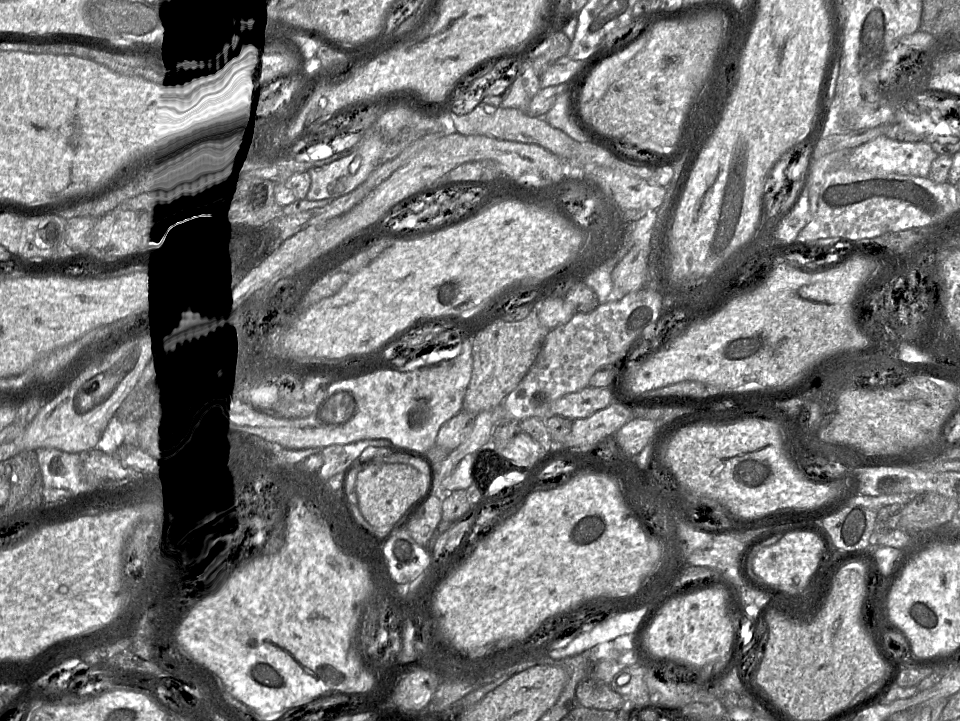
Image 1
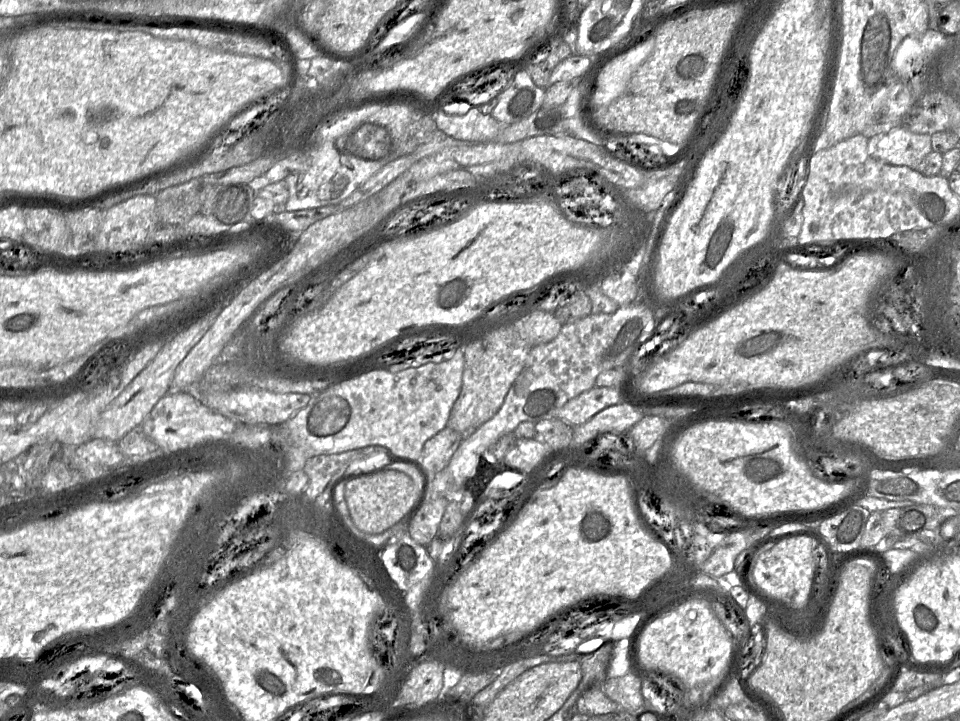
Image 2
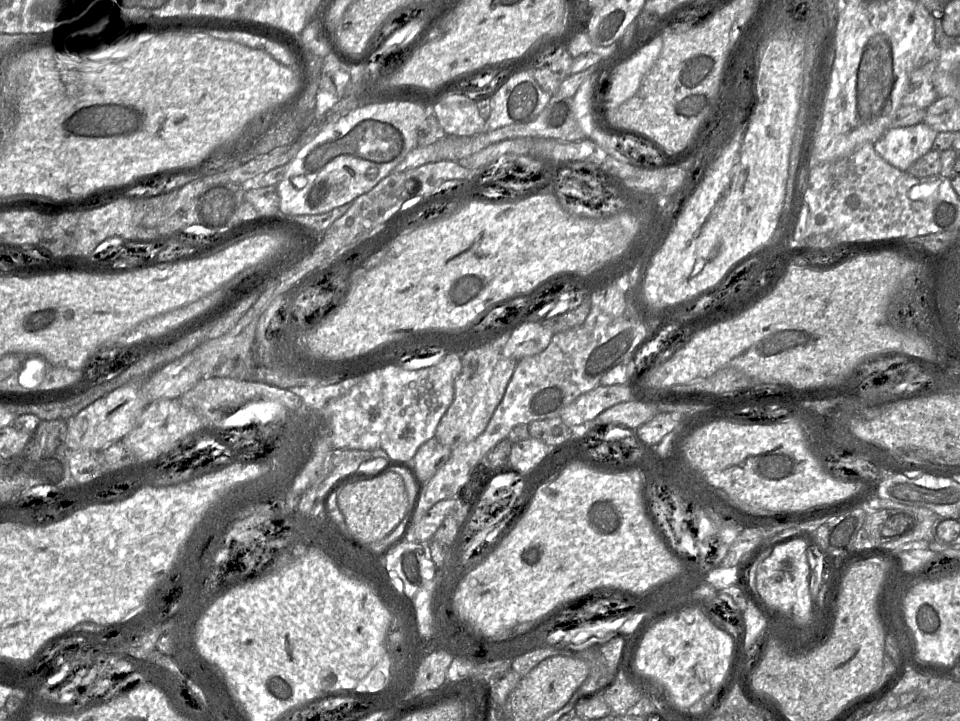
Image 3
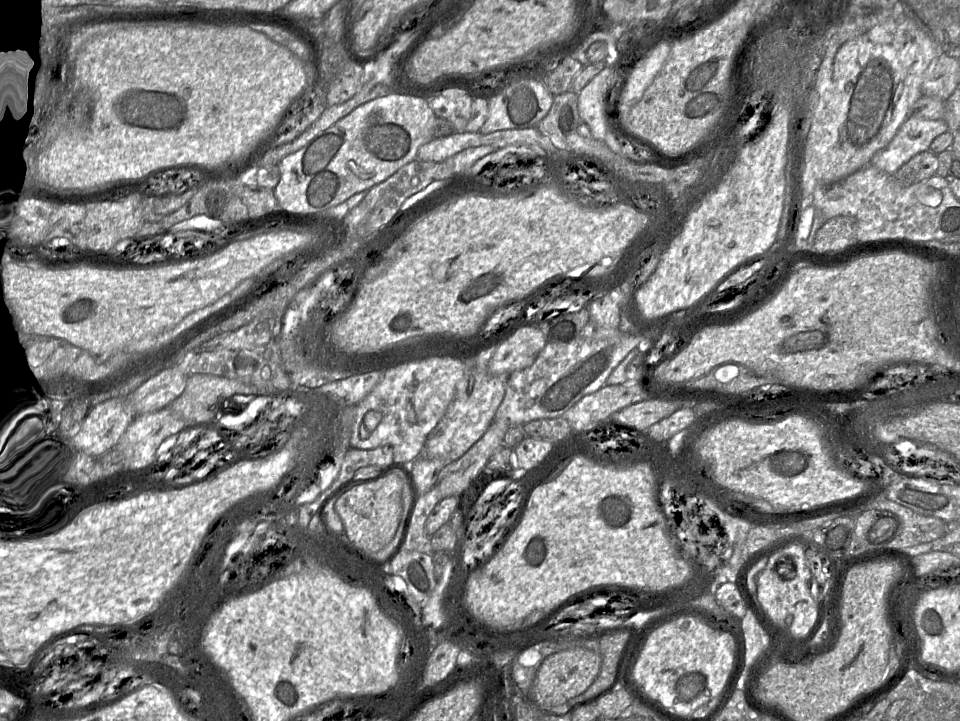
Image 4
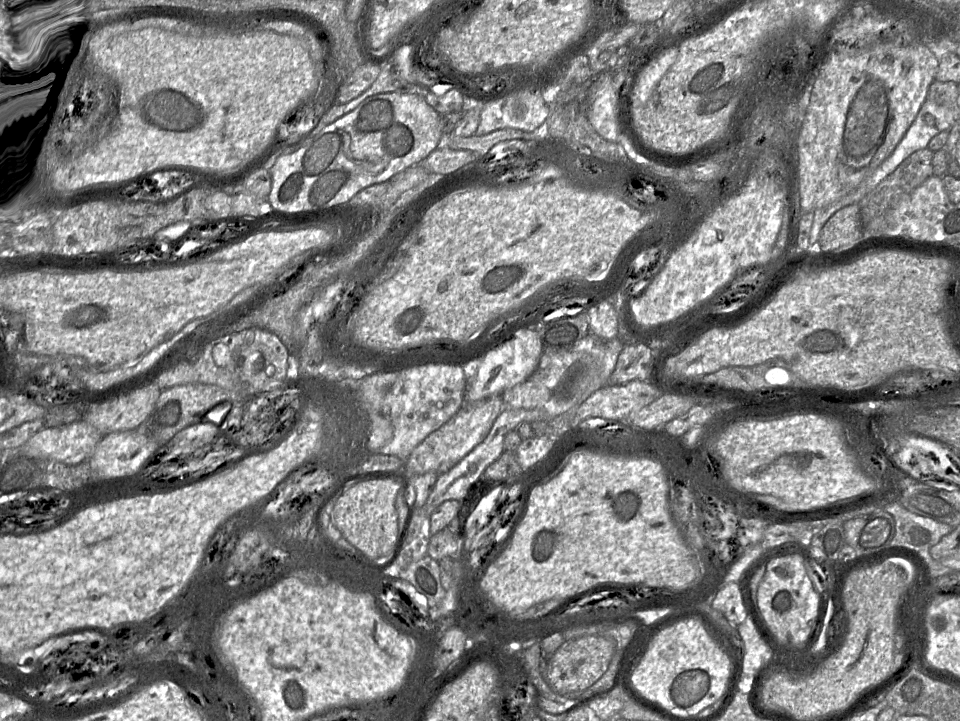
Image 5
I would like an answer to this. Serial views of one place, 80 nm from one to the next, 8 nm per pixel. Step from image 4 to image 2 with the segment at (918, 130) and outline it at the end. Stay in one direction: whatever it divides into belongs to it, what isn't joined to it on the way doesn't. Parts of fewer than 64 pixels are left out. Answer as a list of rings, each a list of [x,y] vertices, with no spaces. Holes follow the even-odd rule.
[[[906,126],[869,138],[867,150],[875,159],[914,170],[933,151],[930,134],[913,133]]]

